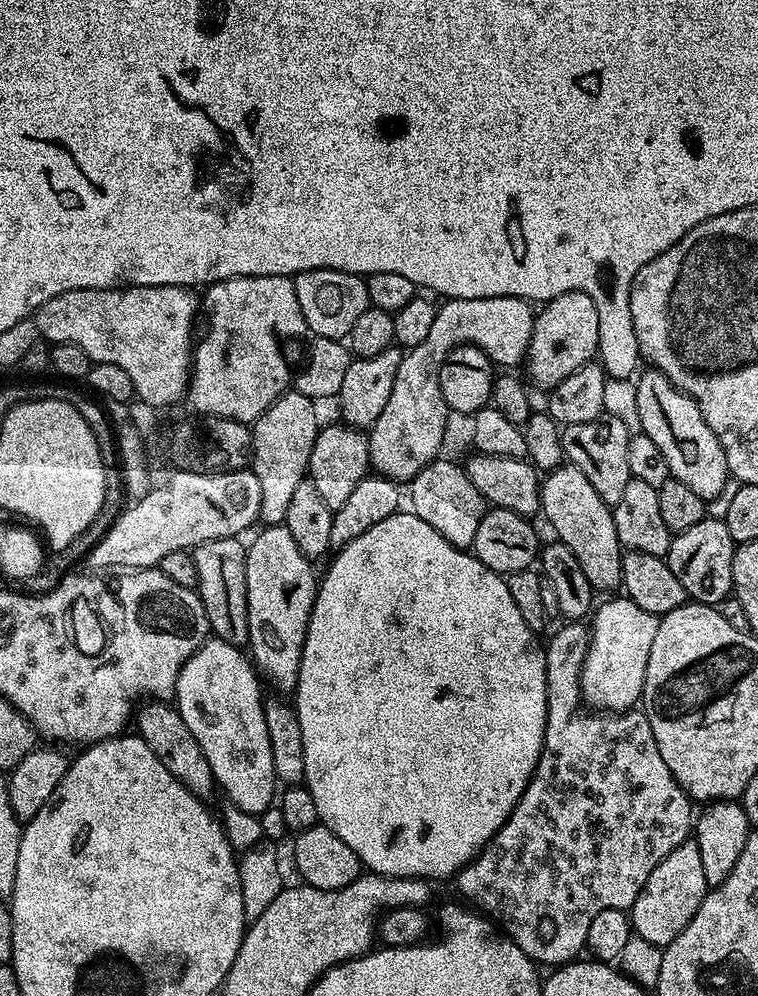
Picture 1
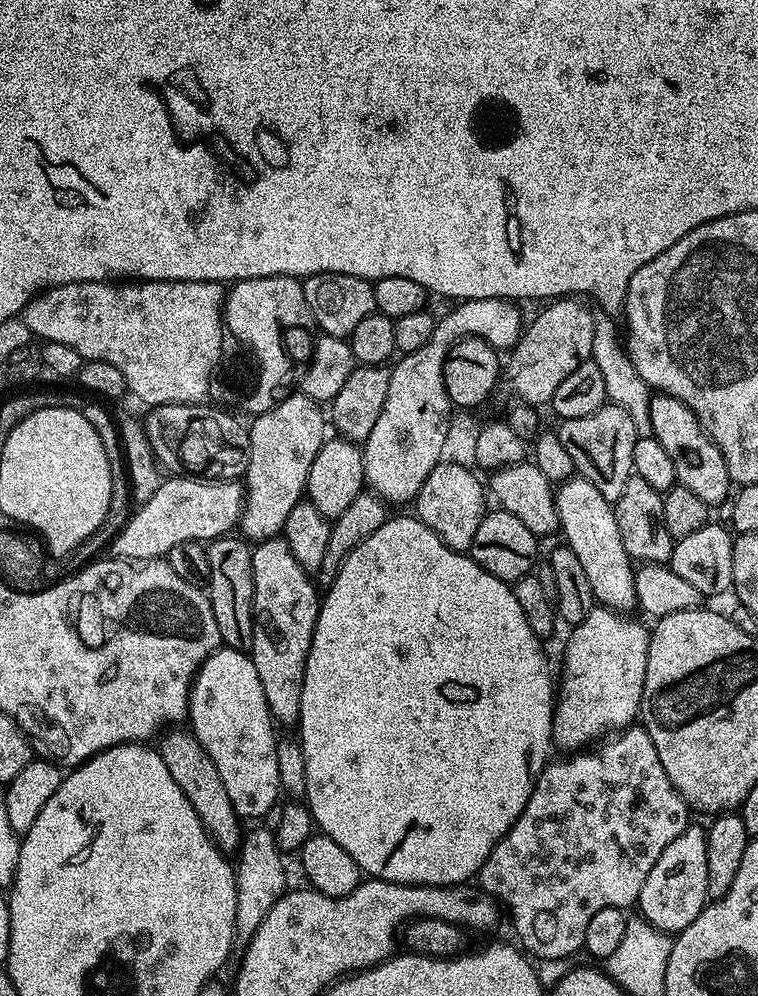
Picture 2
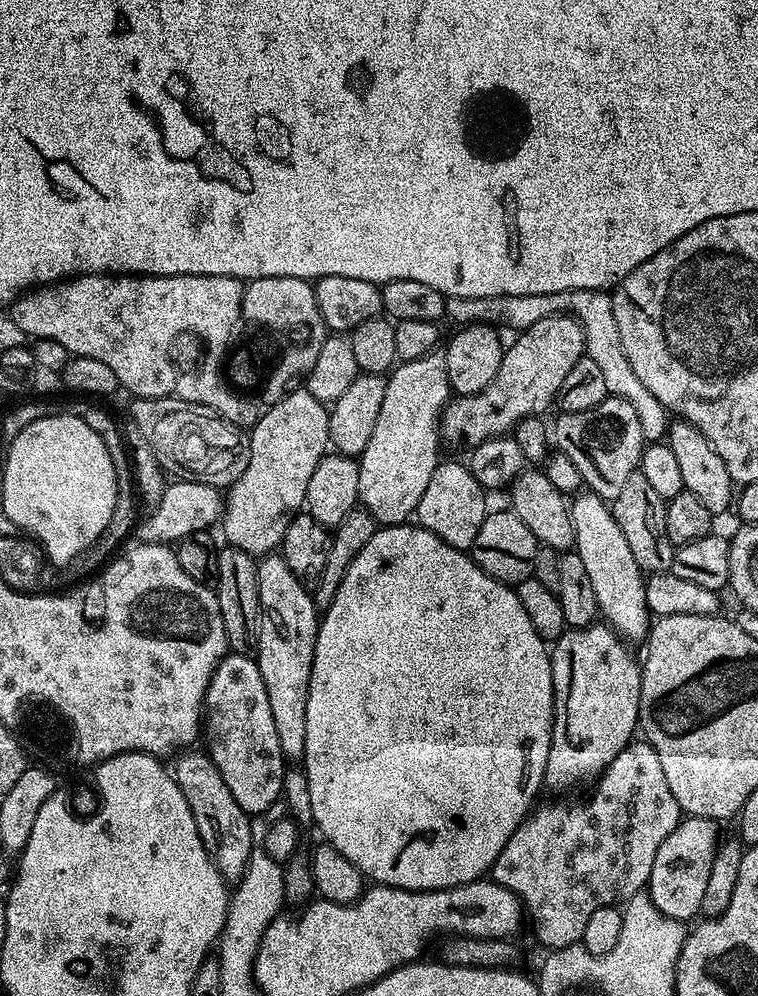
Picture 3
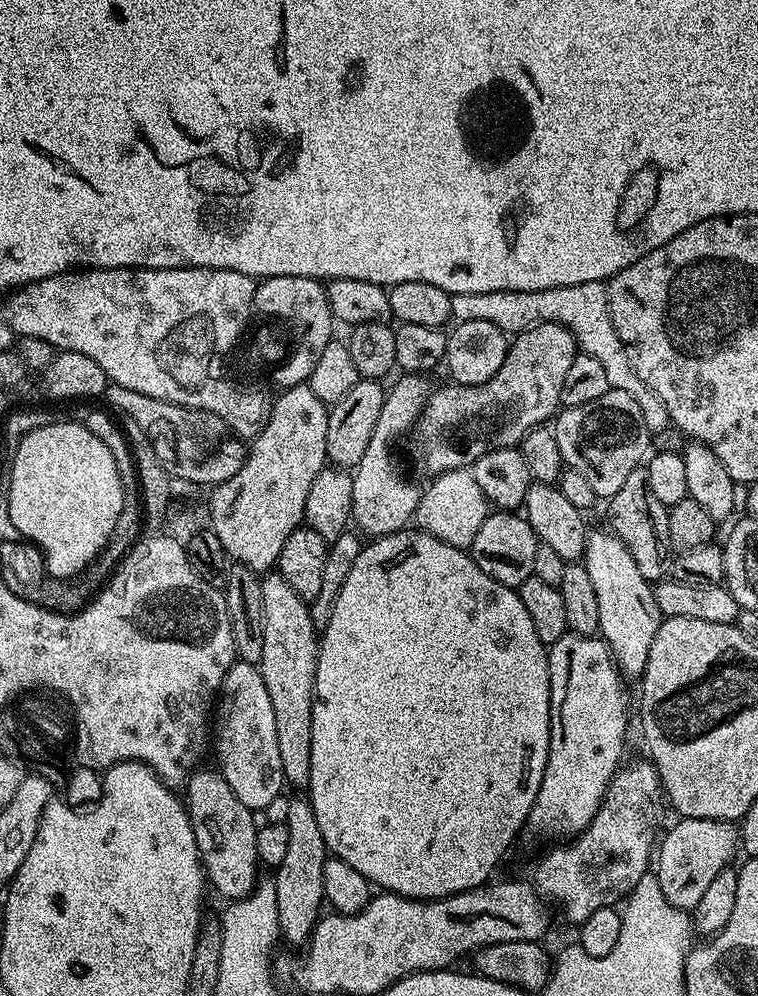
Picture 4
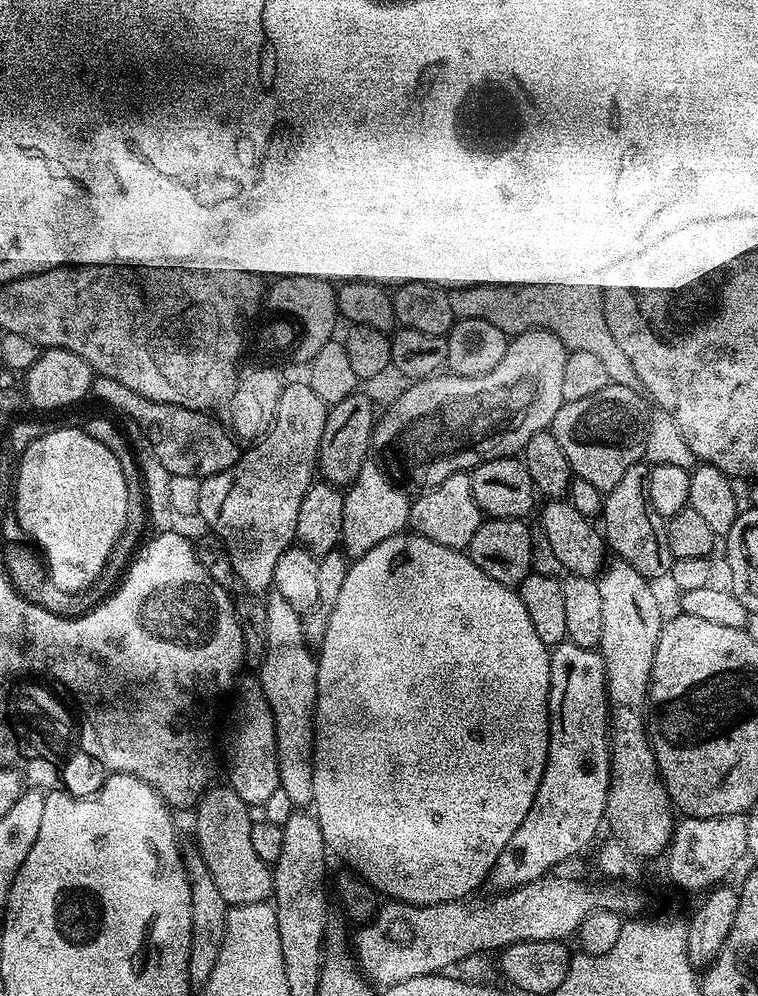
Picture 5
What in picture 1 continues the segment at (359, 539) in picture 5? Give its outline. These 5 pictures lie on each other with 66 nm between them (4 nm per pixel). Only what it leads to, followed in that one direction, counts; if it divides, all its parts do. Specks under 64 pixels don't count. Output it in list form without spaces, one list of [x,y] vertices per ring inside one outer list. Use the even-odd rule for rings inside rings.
[[[516,296],[445,299],[436,309],[436,317],[426,339],[418,342],[418,346],[404,352],[402,362],[398,366],[398,374],[394,374],[394,390],[390,390],[390,398],[386,401],[382,414],[378,414],[378,418],[367,433],[368,449],[372,459],[371,467],[379,475],[387,476],[389,480],[410,482],[429,462],[437,459],[441,455],[440,447],[444,444],[444,427],[450,419],[450,413],[440,389],[440,368],[444,365],[445,358],[454,349],[461,348],[463,344],[474,344],[491,358],[493,365],[505,364],[508,367],[505,369],[515,369],[512,368],[515,364],[525,363],[535,321],[533,305]]]

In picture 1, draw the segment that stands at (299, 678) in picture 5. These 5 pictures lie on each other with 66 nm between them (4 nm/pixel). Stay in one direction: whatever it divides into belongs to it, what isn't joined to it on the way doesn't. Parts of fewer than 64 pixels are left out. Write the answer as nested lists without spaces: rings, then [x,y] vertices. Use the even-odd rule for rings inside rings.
[[[270,524],[261,527],[261,532],[246,547],[246,602],[248,603],[248,642],[247,647],[252,648],[250,659],[259,675],[265,681],[273,684],[275,691],[280,694],[292,694],[296,691],[298,670],[302,662],[302,650],[306,630],[310,622],[312,607],[316,601],[318,576],[312,573],[313,561],[307,560],[298,550],[290,530],[283,524]]]

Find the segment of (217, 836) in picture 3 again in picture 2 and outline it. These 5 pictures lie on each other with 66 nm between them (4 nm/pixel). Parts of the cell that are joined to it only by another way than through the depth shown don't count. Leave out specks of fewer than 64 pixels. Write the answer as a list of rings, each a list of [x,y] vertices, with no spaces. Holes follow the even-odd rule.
[[[184,726],[169,727],[159,740],[158,751],[166,762],[166,770],[170,770],[174,782],[182,786],[182,794],[190,798],[190,806],[194,806],[198,818],[202,818],[202,826],[208,831],[208,837],[219,846],[221,852],[235,853],[242,839],[242,820],[236,815],[230,794],[226,794],[226,786],[214,767],[214,761],[210,759],[210,754],[206,754],[206,750],[202,750],[202,742],[198,742],[193,732]]]

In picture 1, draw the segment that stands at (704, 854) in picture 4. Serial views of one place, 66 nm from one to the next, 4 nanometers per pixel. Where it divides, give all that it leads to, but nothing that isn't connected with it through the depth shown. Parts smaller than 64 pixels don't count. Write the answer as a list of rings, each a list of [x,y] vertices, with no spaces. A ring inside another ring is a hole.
[[[686,839],[670,850],[670,854],[666,854],[666,858],[654,866],[654,874],[646,878],[642,894],[638,894],[630,909],[633,933],[661,950],[667,948],[670,942],[674,942],[674,938],[678,938],[678,934],[682,934],[682,930],[686,930],[690,918],[694,918],[708,891],[710,885],[702,870],[702,853],[695,839]]]

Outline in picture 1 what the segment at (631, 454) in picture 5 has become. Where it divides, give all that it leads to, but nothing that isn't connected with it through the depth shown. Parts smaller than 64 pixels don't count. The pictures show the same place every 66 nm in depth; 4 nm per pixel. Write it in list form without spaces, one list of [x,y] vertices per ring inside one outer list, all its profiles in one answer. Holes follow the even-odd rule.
[[[607,414],[594,418],[594,422],[578,422],[567,425],[561,431],[562,446],[567,463],[582,470],[590,478],[590,486],[598,490],[598,498],[608,505],[614,505],[626,490],[626,482],[633,478],[630,474],[630,462],[626,453],[630,450],[630,433],[618,418]]]

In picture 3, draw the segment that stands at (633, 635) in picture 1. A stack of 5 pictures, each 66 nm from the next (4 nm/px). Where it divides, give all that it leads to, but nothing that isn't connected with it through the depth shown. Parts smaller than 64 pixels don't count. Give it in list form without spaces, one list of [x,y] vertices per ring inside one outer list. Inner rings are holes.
[[[597,622],[588,625],[586,628],[568,628],[559,640],[551,645],[550,655],[552,657],[552,745],[550,746],[550,754],[546,758],[546,770],[544,771],[543,787],[548,788],[552,794],[564,794],[567,788],[576,788],[583,780],[591,781],[593,778],[599,777],[606,766],[610,766],[610,762],[614,762],[614,758],[627,746],[633,743],[634,737],[638,732],[640,722],[640,669],[641,661],[636,660],[628,653],[629,645],[621,640],[607,623]]]

